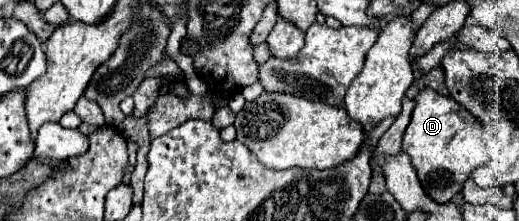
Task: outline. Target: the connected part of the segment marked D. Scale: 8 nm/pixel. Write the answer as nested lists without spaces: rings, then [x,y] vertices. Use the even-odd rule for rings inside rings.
[[[432,88],[422,90],[414,102],[412,120],[404,134],[404,152],[410,156],[412,166],[418,172],[418,180],[424,182],[422,188],[428,196],[438,204],[446,204],[460,194],[462,184],[468,180],[472,170],[488,162],[488,154],[482,144],[482,126],[454,98],[440,96]]]

